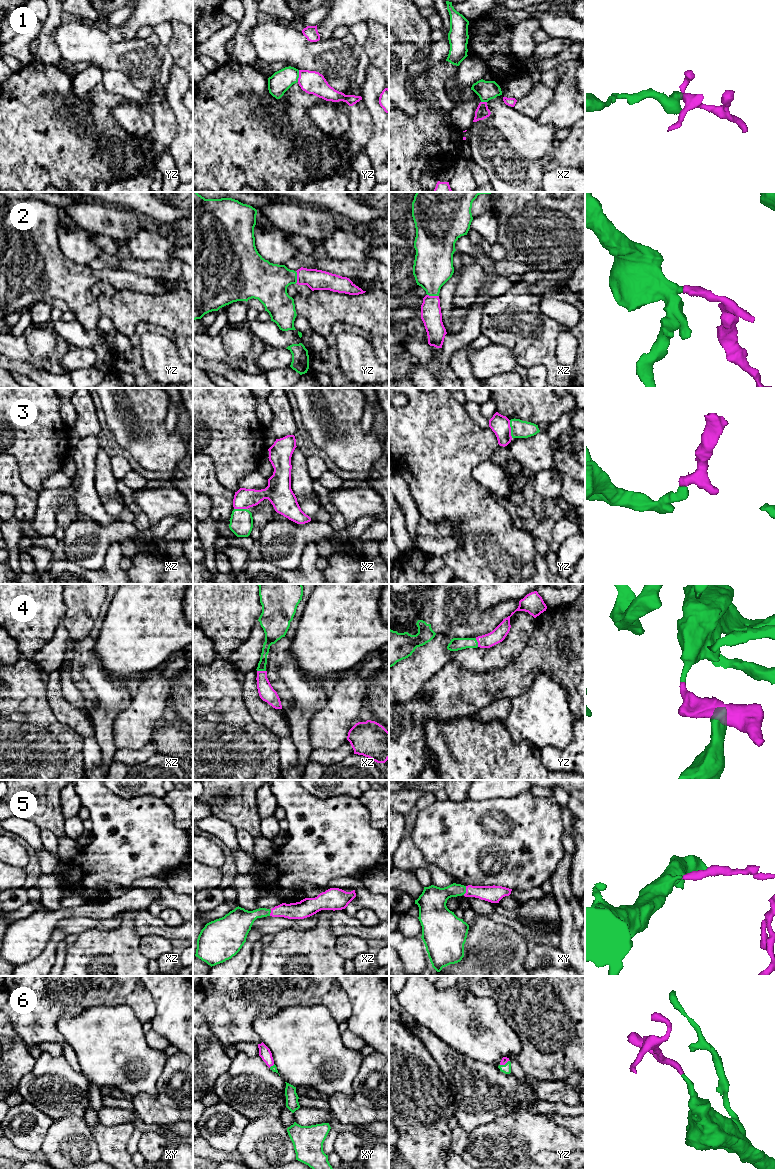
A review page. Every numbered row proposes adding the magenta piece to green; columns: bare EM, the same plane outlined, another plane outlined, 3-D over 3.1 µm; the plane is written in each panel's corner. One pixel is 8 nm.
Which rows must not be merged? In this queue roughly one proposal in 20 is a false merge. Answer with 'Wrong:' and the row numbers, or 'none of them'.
Wrong: 1

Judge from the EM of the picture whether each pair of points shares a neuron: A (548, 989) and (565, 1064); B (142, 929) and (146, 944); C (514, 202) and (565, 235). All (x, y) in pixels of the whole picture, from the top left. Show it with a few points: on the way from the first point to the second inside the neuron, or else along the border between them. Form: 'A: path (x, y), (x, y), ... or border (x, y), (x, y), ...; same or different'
A: path (562, 1008), (562, 1045); same
B: border (141, 936), (156, 934), (167, 938); different
C: path (527, 215), (543, 231), (552, 232); same

